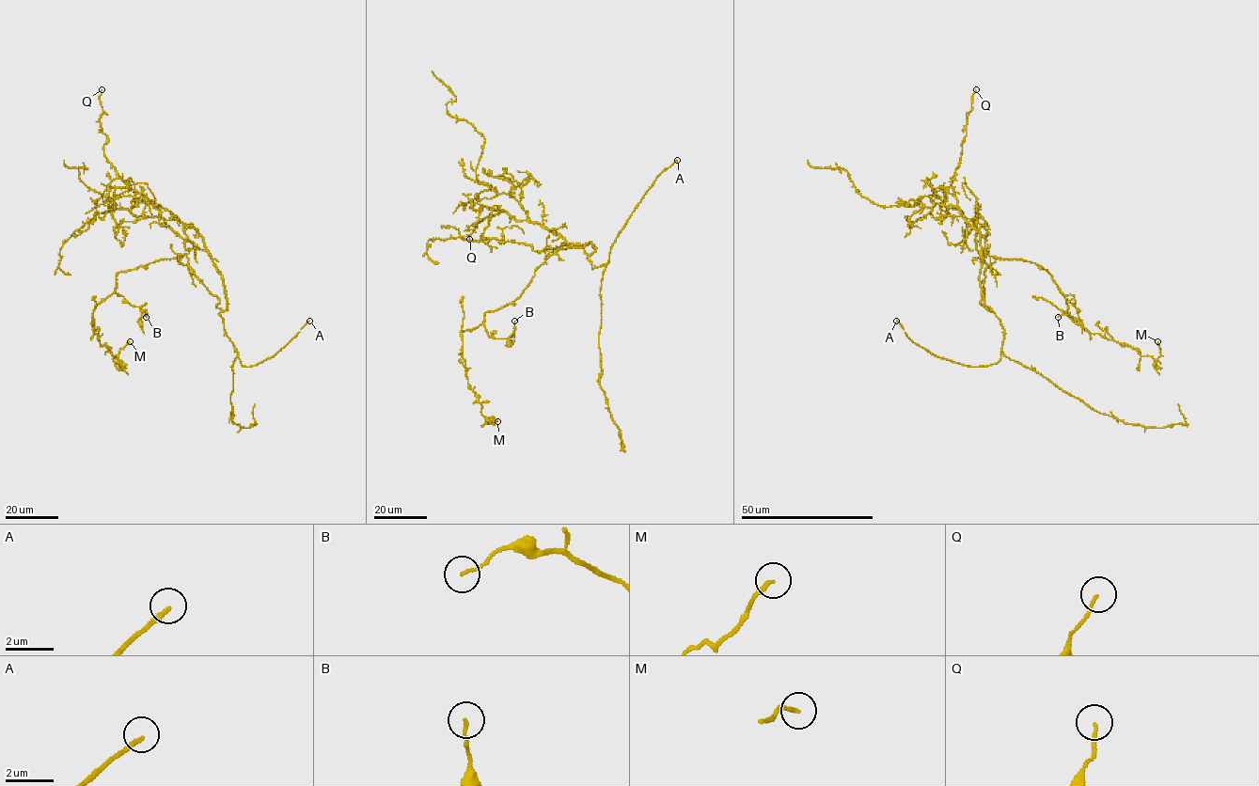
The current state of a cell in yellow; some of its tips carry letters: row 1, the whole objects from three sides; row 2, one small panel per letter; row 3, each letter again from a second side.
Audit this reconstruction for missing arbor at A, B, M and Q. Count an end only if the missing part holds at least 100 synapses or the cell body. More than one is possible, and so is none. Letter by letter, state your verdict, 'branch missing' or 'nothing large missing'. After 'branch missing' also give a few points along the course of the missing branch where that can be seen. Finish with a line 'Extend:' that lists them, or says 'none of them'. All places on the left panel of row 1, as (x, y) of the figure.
A: branch missing
B: nothing large missing
M: nothing large missing
Q: nothing large missing
Extend: A

